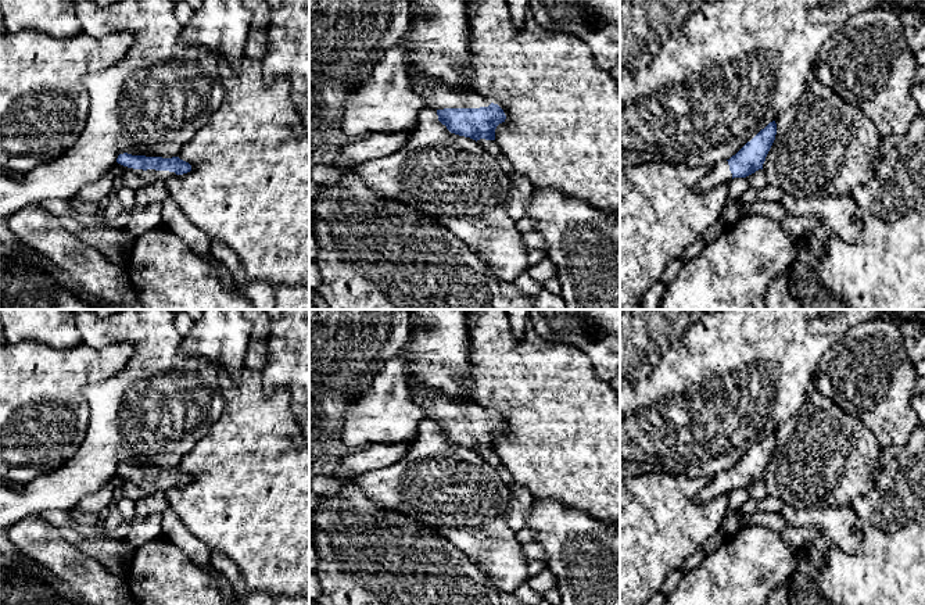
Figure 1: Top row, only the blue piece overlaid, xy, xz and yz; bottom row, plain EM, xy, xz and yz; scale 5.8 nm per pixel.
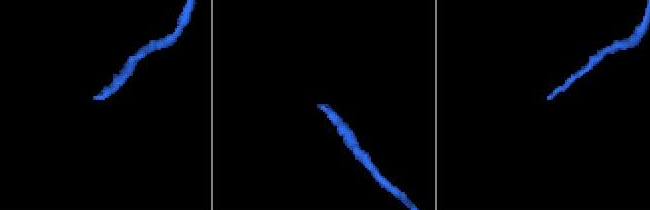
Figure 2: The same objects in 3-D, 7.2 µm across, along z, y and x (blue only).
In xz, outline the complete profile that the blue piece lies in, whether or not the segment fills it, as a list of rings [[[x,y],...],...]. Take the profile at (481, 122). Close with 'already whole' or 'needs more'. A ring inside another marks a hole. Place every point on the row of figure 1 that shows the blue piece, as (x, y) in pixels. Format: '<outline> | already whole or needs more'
[[[410,72],[416,92],[437,110],[438,121],[451,133],[473,140],[495,140],[495,129],[505,122],[503,110],[476,89],[440,83],[422,72]]] | needs more

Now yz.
[[[770,122],[729,160],[721,161],[696,183],[696,190],[709,191],[734,178],[746,178],[763,169],[766,157],[775,140],[777,123]]] | needs more

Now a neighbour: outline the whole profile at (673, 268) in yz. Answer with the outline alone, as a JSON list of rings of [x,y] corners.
[[[681,258],[671,261],[667,265],[660,282],[663,282],[664,284],[668,284],[677,276],[677,273],[680,272],[682,264],[684,262],[682,262]]]

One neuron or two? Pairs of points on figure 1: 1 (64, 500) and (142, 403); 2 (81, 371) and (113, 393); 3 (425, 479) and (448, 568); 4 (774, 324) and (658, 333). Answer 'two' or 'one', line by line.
1: one
2: two
3: two
4: two

